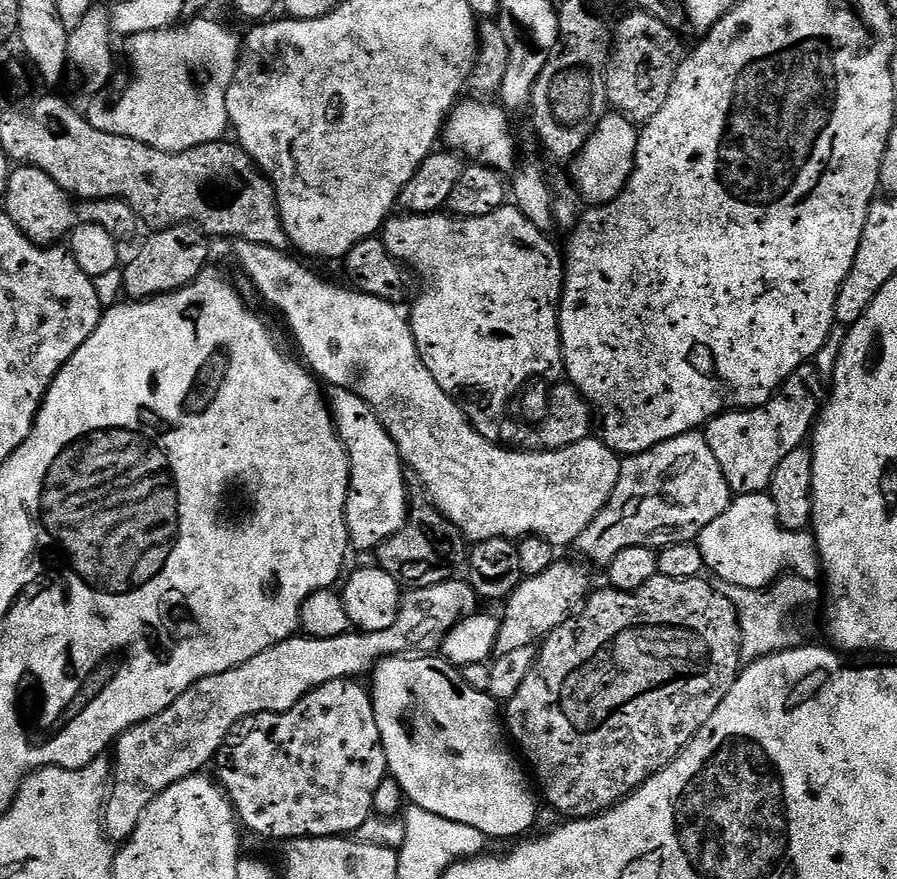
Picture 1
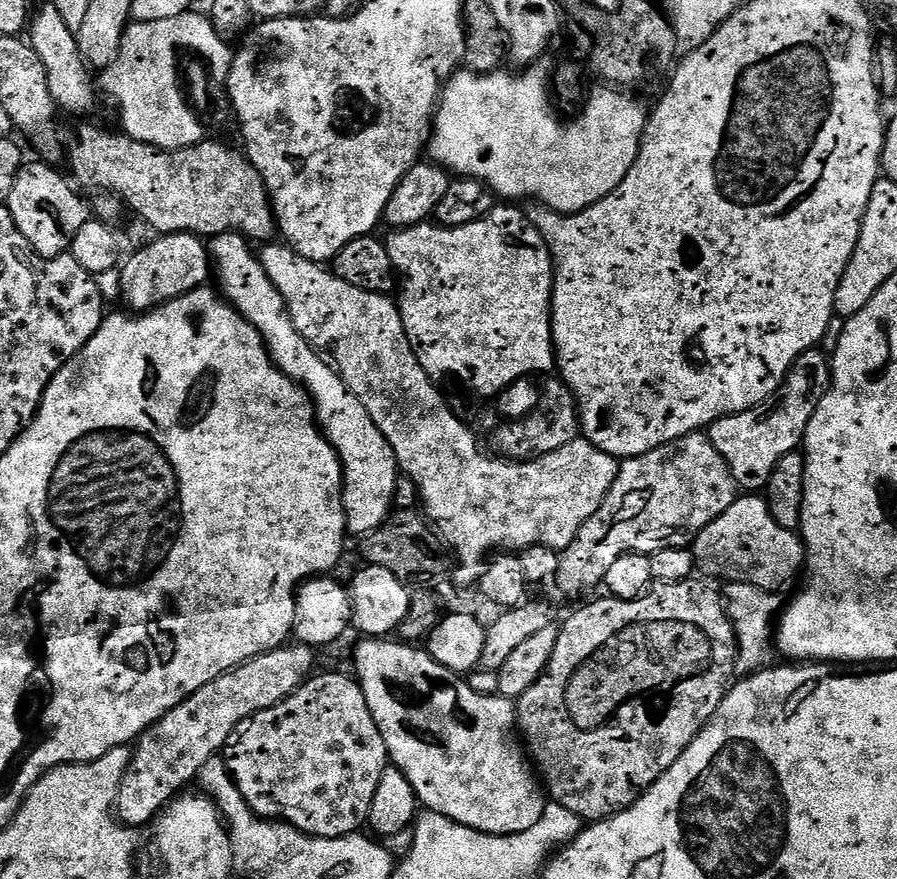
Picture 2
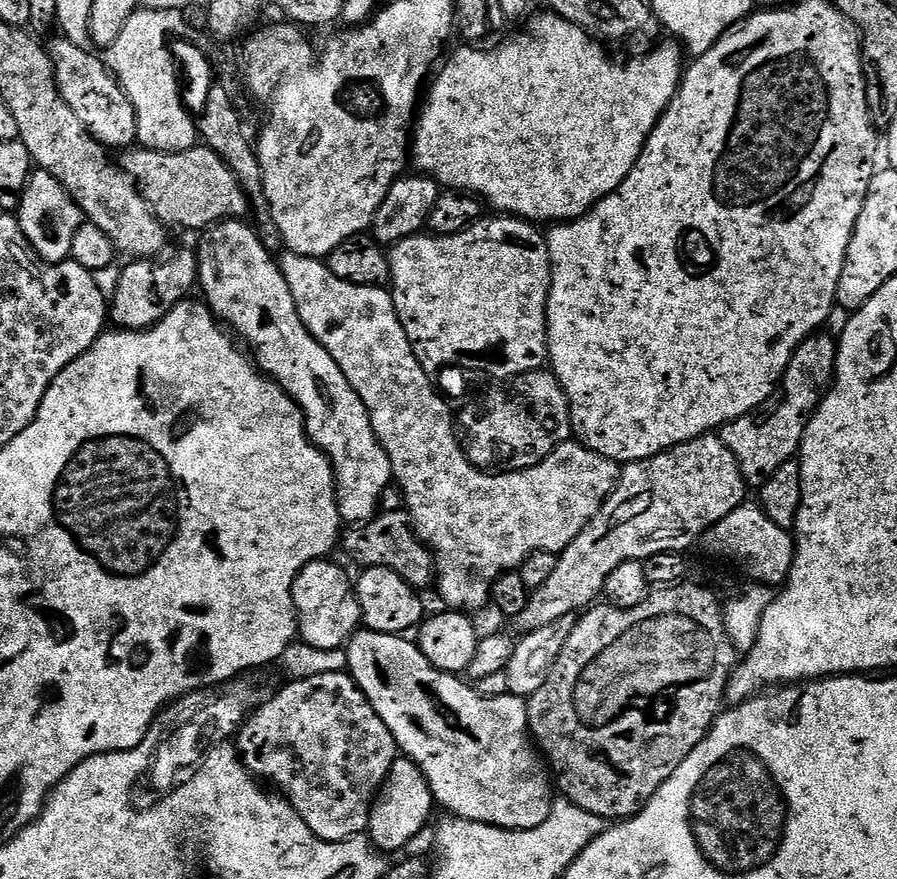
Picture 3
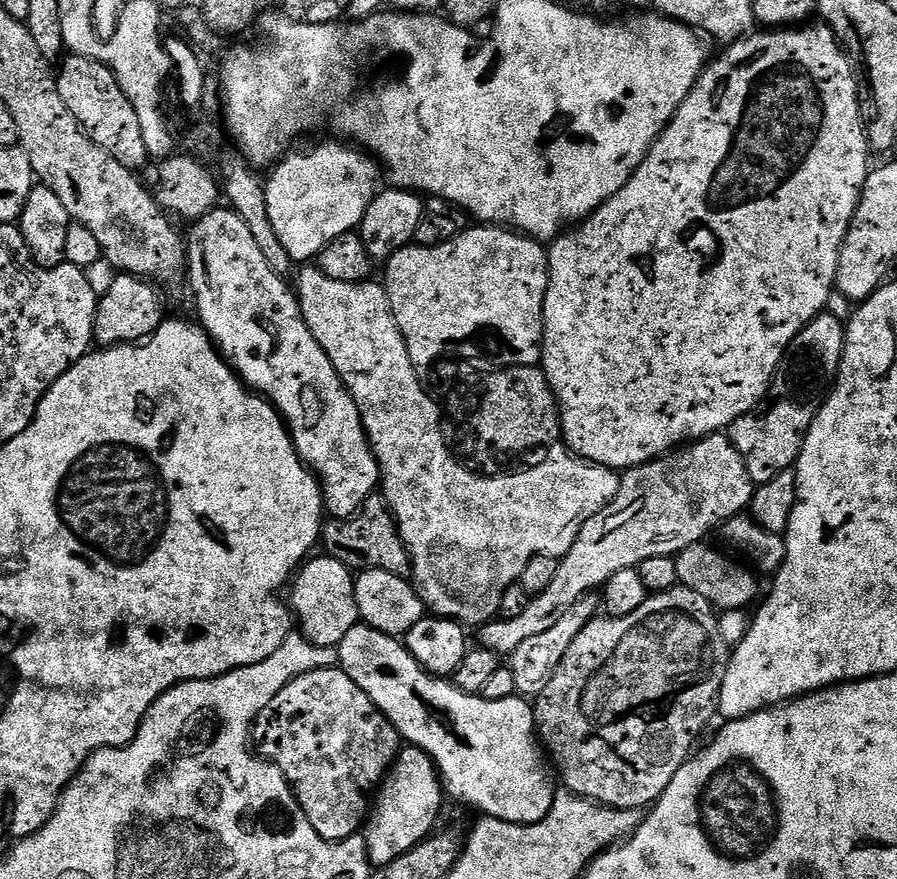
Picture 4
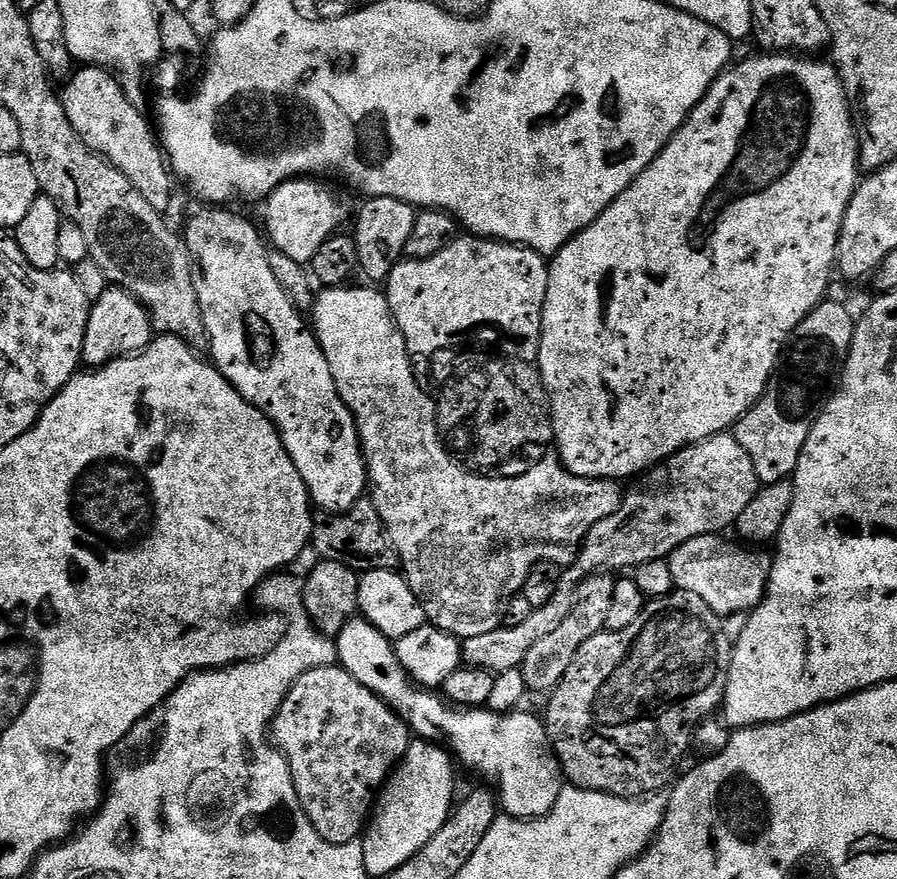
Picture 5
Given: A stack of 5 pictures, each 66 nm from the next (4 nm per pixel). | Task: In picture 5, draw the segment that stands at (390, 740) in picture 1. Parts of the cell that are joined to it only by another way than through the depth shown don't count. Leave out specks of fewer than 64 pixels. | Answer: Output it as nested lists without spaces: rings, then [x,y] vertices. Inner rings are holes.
[[[366,619],[348,620],[335,642],[339,667],[387,701],[417,737],[443,742],[461,765],[464,763],[489,776],[500,787],[498,804],[507,815],[518,820],[537,820],[558,802],[558,794],[566,786],[566,777],[539,715],[525,710],[494,712],[487,706],[457,708],[449,704],[443,695],[414,683],[402,666],[393,641]]]

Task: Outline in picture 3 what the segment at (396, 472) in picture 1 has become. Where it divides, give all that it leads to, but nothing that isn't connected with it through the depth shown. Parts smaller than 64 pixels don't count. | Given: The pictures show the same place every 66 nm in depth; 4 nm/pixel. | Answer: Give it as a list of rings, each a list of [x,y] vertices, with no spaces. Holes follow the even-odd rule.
[[[243,219],[221,220],[219,224],[213,224],[199,233],[200,245],[195,245],[194,248],[199,291],[204,291],[203,299],[217,320],[227,325],[246,345],[256,367],[275,380],[278,386],[282,386],[282,390],[289,392],[292,401],[300,407],[308,439],[332,463],[341,521],[348,526],[365,524],[381,511],[380,499],[383,498],[388,484],[390,488],[393,483],[390,458],[386,450],[382,450],[374,434],[370,413],[362,398],[358,398],[354,386],[346,382],[346,374],[338,370],[338,362],[334,362],[334,358],[326,354],[324,347],[306,330],[302,318],[298,318],[298,306],[294,302],[294,296],[290,294],[290,286],[286,286],[284,275],[280,273],[277,257],[262,244],[255,227],[251,223],[244,223],[248,222]]]

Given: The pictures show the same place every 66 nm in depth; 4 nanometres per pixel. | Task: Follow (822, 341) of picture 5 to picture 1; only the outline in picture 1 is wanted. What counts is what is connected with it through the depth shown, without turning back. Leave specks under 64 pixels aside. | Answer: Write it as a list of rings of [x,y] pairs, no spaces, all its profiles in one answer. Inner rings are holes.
[[[806,362],[784,379],[775,396],[757,408],[741,408],[723,412],[708,421],[702,429],[704,441],[710,446],[726,482],[736,496],[767,493],[772,487],[774,470],[790,450],[801,447],[820,415],[826,399],[826,380],[820,377],[815,363]]]

